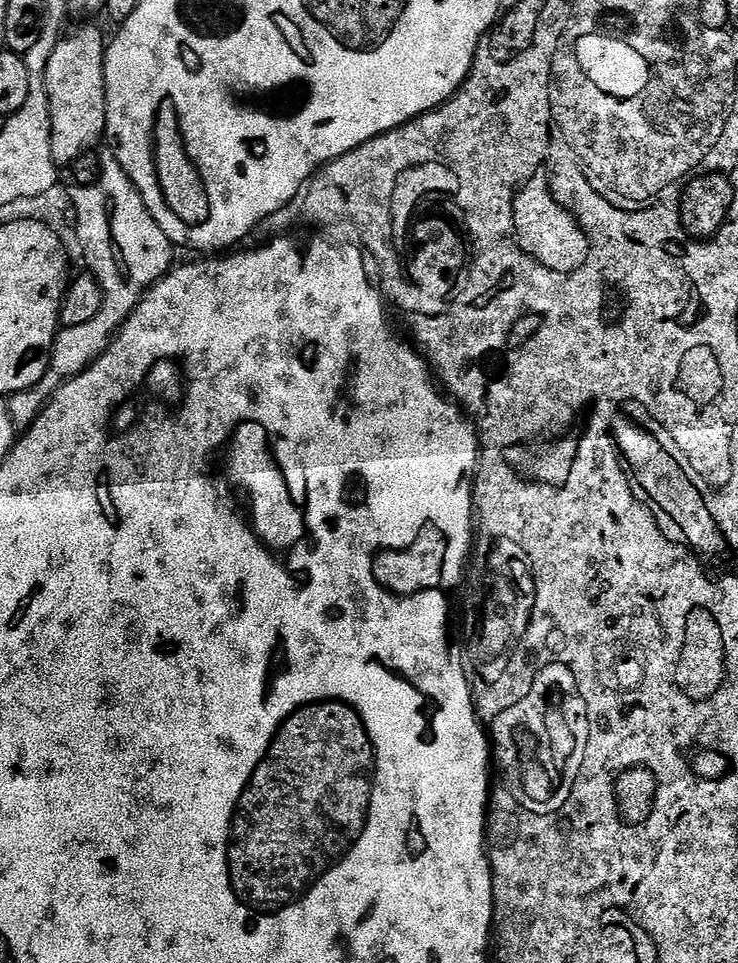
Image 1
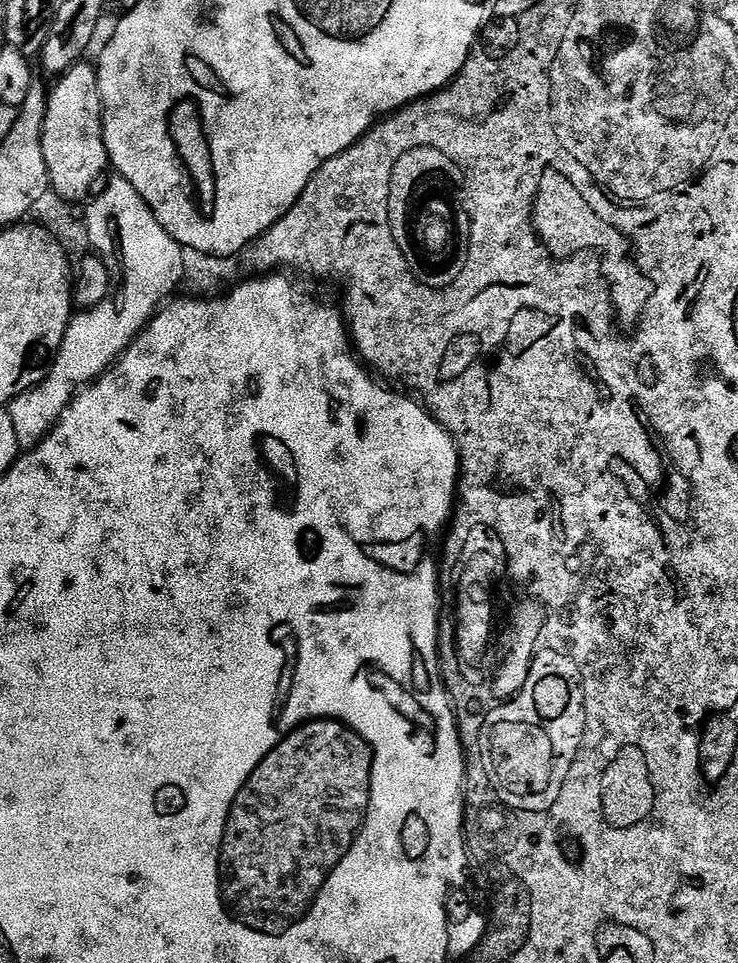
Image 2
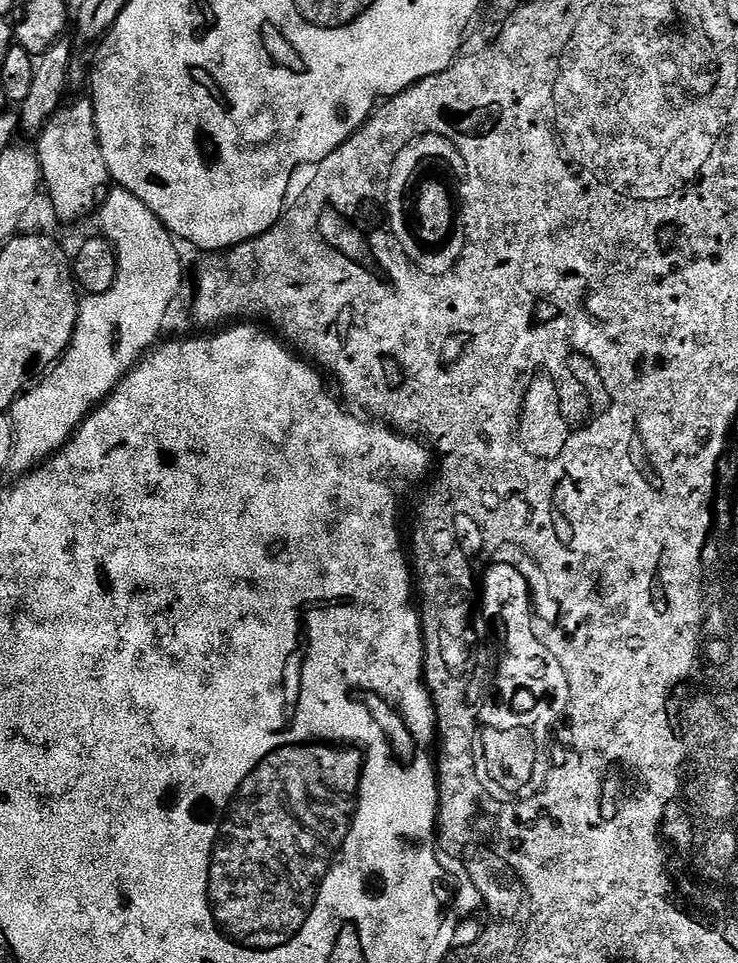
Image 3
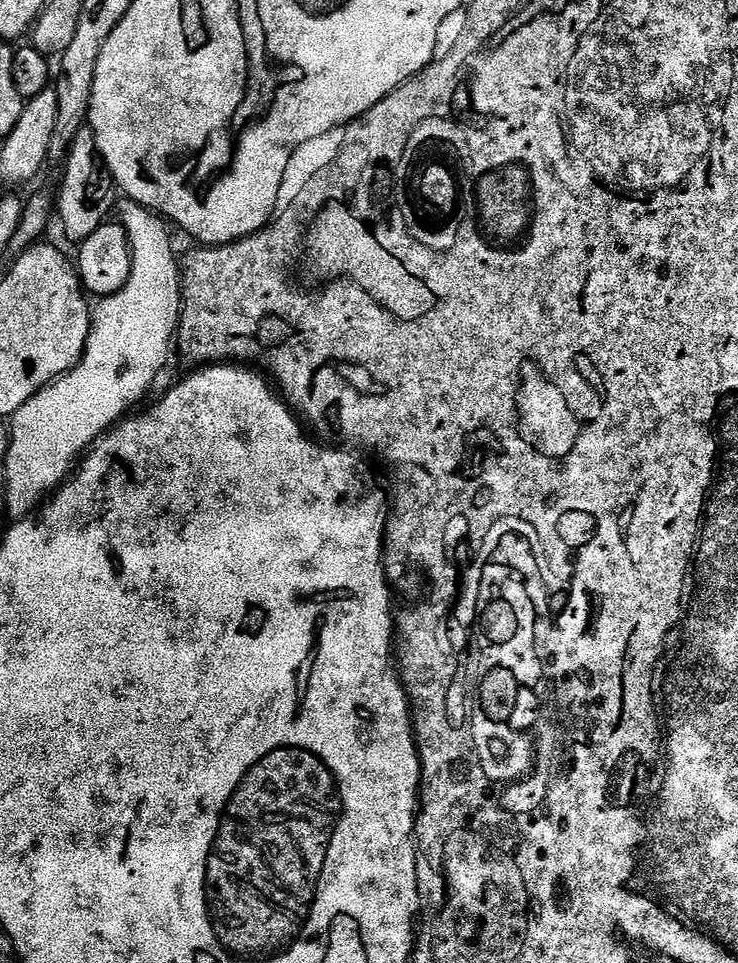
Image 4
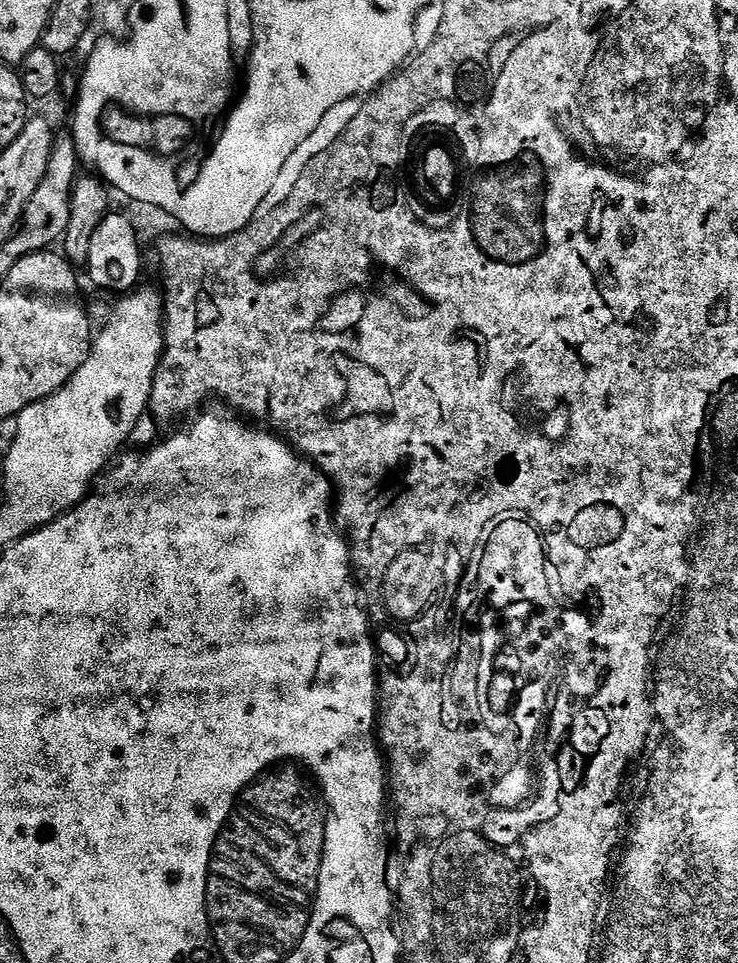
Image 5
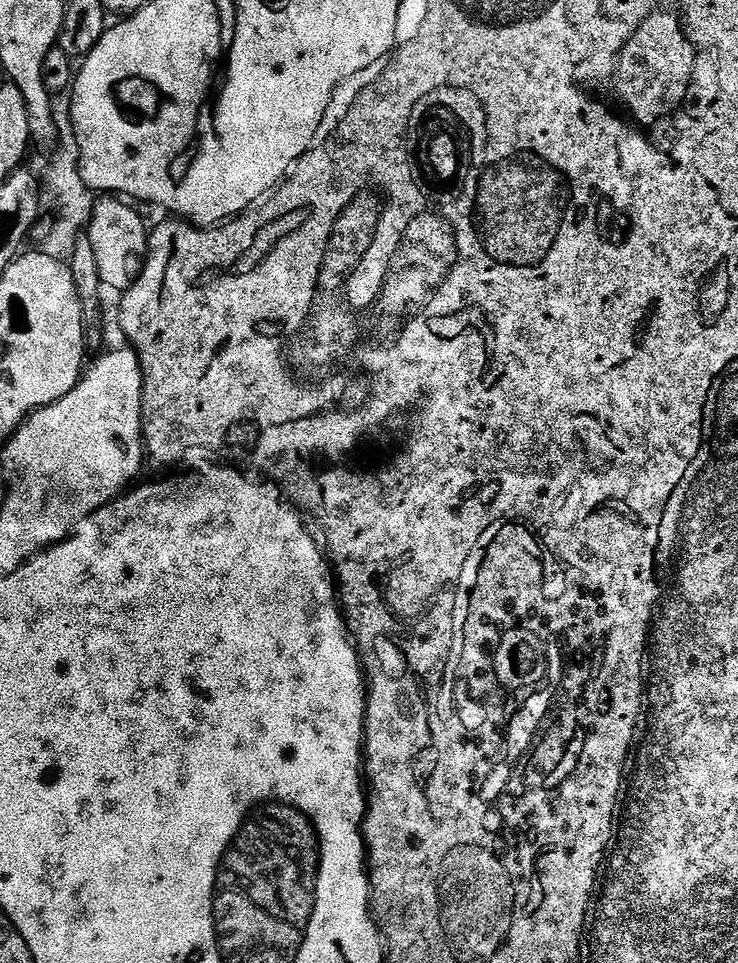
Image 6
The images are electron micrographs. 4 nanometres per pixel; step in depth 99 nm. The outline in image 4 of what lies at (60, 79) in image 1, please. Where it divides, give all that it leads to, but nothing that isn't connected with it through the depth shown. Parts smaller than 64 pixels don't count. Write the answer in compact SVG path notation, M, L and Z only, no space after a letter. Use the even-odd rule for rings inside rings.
M91 127L81 128L74 137L72 145L68 147L68 154L62 161L62 167L64 177L60 180L60 193L55 193L54 196L54 208L65 238L72 246L79 246L83 240L90 238L90 234L94 234L94 230L98 230L98 226L106 223L111 212L113 215L118 189L112 179L112 173L108 171L104 159L100 156Z

